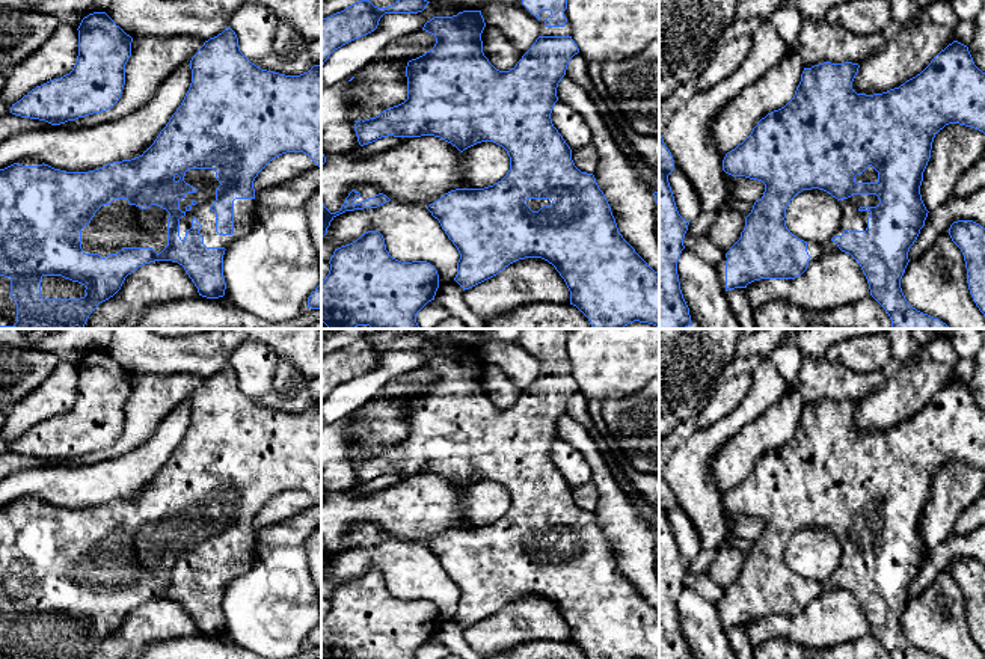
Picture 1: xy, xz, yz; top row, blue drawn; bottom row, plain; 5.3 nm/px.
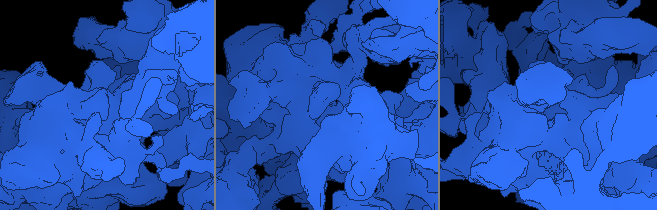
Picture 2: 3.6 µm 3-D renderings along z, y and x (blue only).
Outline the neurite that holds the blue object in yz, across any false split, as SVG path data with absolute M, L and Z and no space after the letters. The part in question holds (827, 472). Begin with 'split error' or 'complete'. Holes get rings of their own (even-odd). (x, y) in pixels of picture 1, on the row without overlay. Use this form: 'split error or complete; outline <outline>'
split error; outline M953 379L941 388L916 415L882 431L857 431L852 419L860 403L852 400L824 400L804 406L793 436L781 446L768 451L751 472L726 492L723 508L732 514L745 514L765 522L763 534L754 540L745 555L741 576L727 588L715 605L721 624L729 629L747 626L760 617L795 617L822 594L824 585L793 573L786 564L786 547L802 528L819 526L837 537L842 558L828 579L831 588L849 591L861 605L870 633L885 647L891 659L940 659L913 645L901 626L901 617L910 600L910 585L925 564L928 547L922 538L920 523L931 496L935 472L949 461L971 464L985 472L985 410L973 400L968 385Z

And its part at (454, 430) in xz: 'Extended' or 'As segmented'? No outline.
Extended

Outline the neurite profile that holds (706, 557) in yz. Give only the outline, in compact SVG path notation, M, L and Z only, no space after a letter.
M720 547L703 550L697 558L689 559L688 569L689 572L704 572L707 566L713 561L717 556Z

